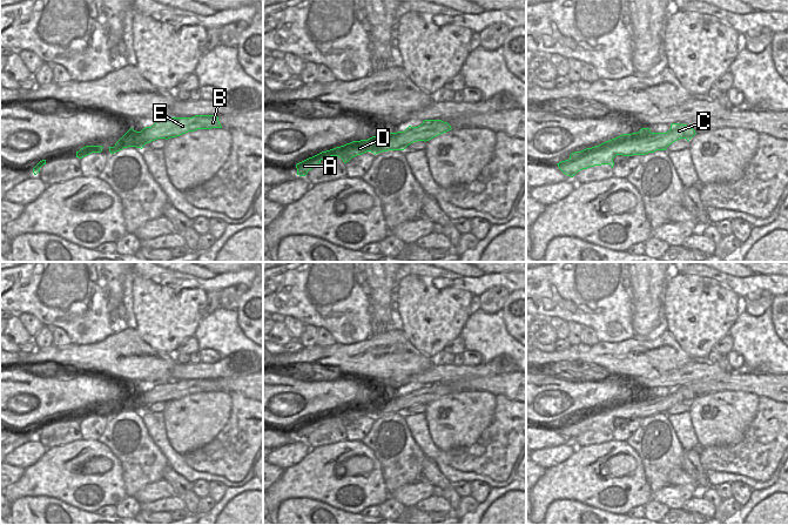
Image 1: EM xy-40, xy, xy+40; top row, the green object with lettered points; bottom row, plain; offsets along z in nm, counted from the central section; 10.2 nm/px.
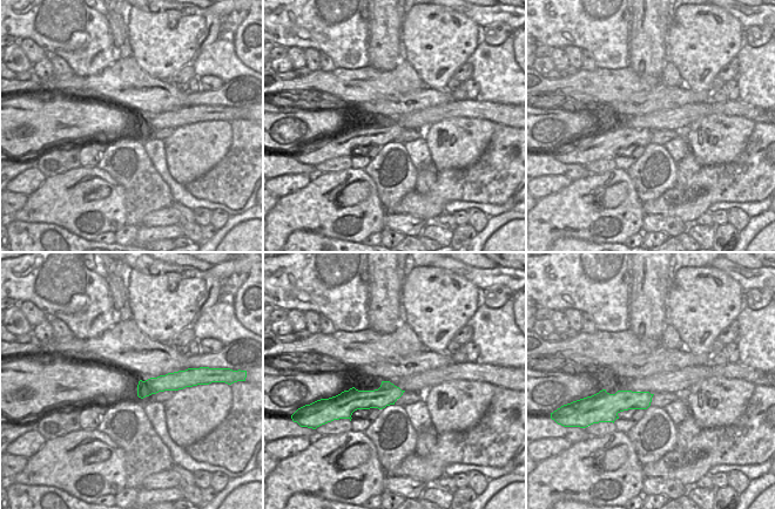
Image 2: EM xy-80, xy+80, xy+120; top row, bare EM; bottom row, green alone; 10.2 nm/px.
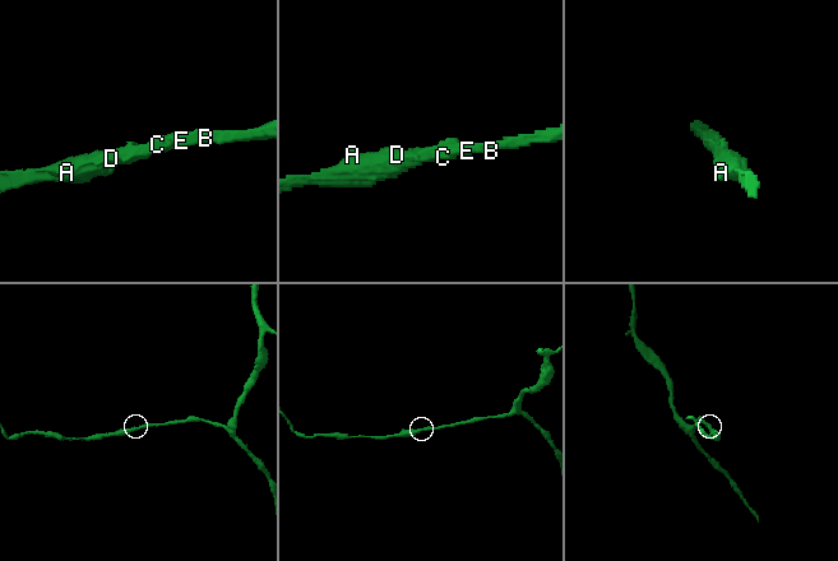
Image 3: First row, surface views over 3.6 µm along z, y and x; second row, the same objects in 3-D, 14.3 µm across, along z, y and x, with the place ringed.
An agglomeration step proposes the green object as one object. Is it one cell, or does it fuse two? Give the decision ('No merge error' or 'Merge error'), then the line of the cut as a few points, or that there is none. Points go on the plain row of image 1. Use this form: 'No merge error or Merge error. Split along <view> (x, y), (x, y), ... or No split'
No merge error. No split.

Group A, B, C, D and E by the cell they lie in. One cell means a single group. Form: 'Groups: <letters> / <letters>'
Groups: A B C D E.

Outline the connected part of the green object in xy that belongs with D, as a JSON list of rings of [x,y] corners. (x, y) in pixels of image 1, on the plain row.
[[[424,383],[418,390],[409,389],[404,395],[379,396],[368,403],[352,404],[341,410],[322,415],[296,428],[297,438],[305,439],[325,420],[338,419],[344,426],[352,420],[371,415],[375,418],[388,413],[404,413],[417,404],[429,404],[443,396],[451,393],[451,389],[442,383]]]

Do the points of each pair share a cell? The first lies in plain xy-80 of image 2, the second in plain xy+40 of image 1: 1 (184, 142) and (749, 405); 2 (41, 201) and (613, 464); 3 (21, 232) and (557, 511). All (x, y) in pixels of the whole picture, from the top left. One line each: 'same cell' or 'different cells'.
1: same cell
2: different cells
3: same cell

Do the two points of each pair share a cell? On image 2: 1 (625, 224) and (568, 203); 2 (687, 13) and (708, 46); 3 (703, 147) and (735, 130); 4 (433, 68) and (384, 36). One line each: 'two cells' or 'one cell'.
1: one cell
2: one cell
3: one cell
4: two cells

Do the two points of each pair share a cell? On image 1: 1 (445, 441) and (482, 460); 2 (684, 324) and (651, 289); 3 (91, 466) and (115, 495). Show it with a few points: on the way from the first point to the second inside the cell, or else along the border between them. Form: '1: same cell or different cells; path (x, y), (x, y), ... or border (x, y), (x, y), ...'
1: different cells; border (480, 433), (470, 445), (451, 448), (444, 452)
2: different cells; border (668, 278), (665, 285), (664, 307), (661, 309)
3: different cells; border (112, 462), (112, 466), (102, 473), (81, 472)

